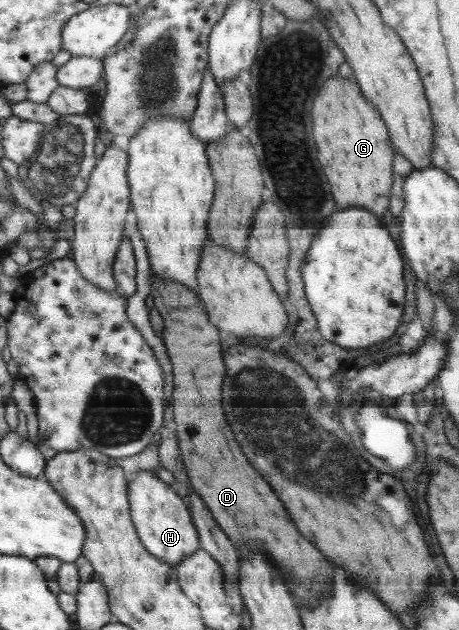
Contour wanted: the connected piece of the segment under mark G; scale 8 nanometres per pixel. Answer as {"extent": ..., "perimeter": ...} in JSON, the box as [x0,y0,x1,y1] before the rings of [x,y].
{"extent":[313,74,395,217],"perimeter":[[[335,74],[325,82],[321,95],[317,95],[313,123],[317,123],[321,165],[329,183],[333,183],[333,191],[337,191],[337,205],[365,205],[365,208],[383,217],[387,211],[387,195],[393,184],[391,163],[395,146],[376,104],[363,94],[358,83]]]}

